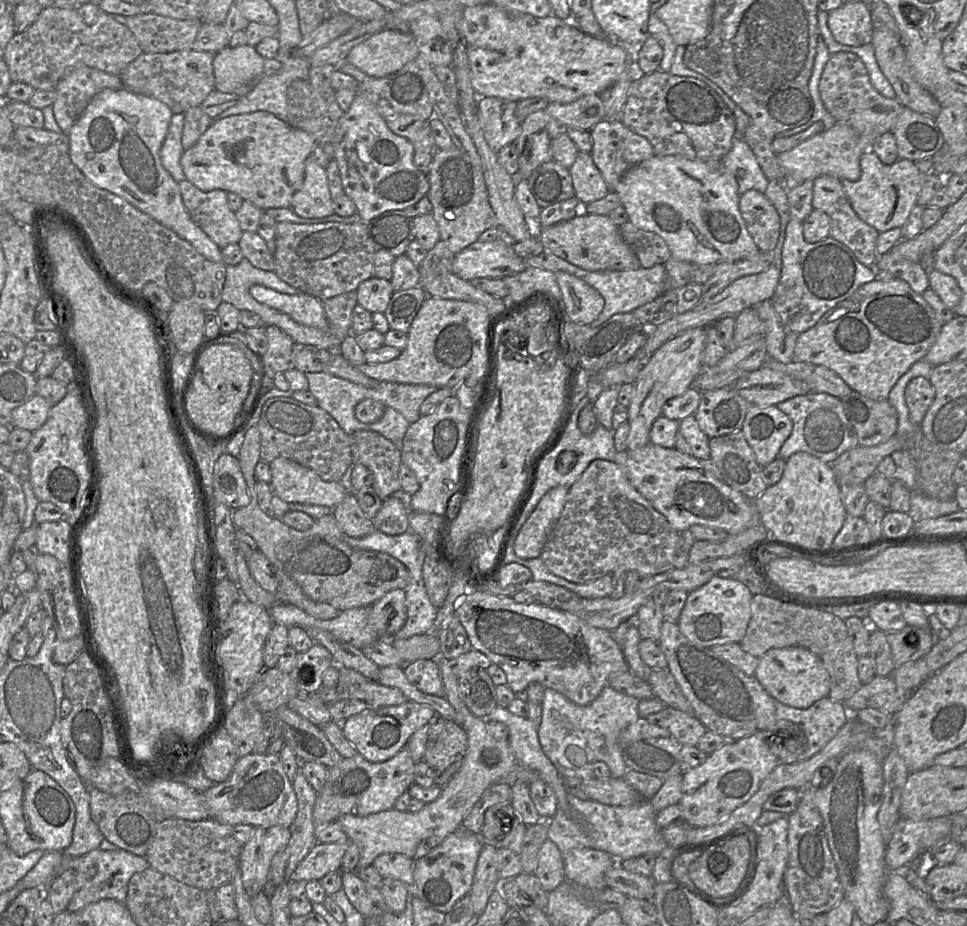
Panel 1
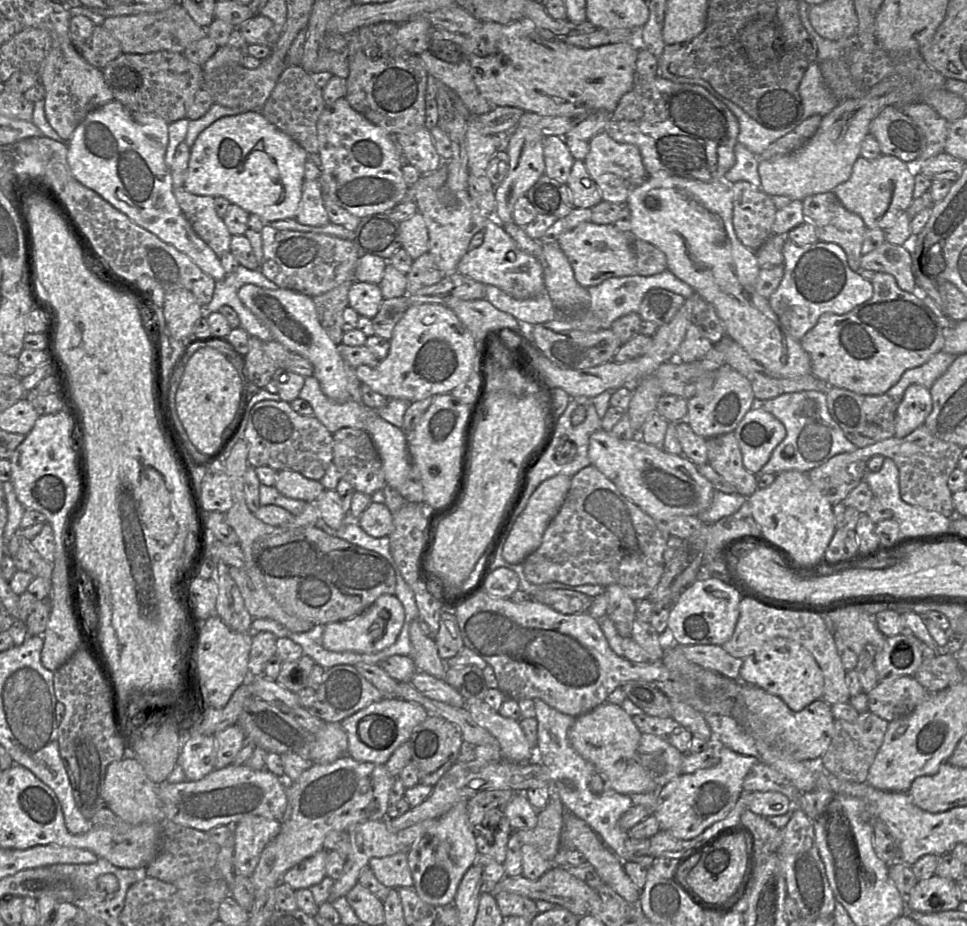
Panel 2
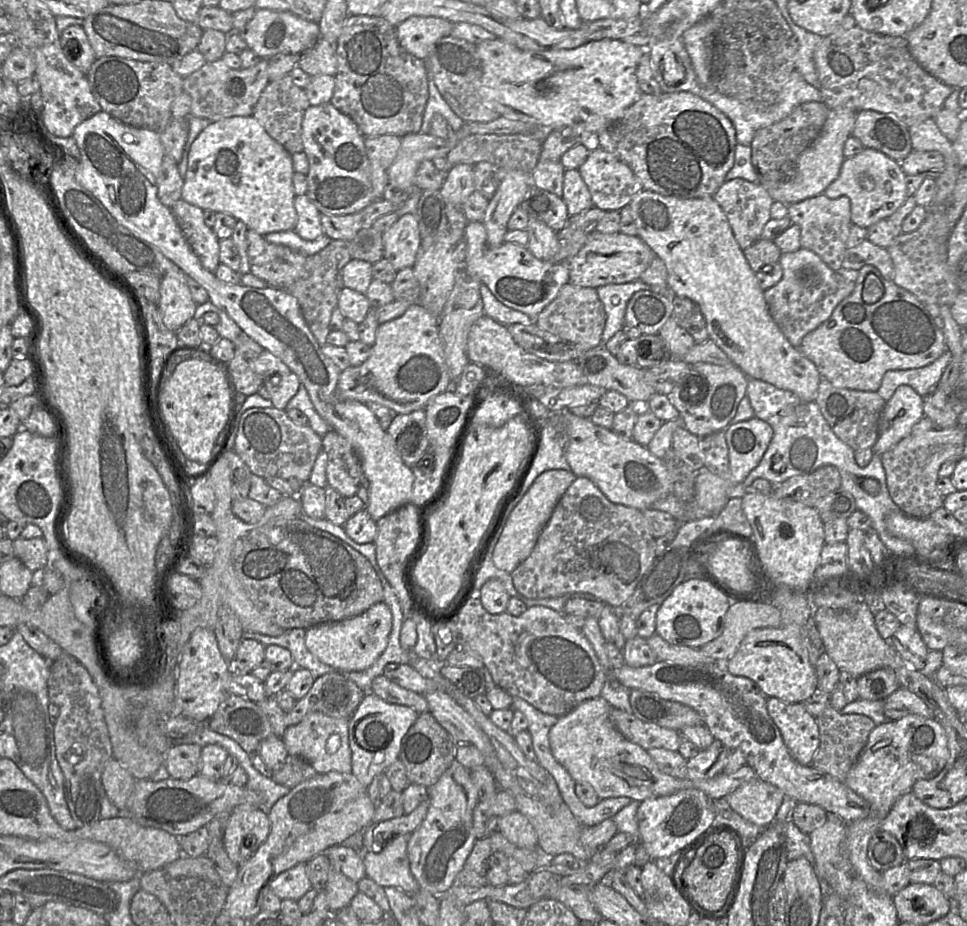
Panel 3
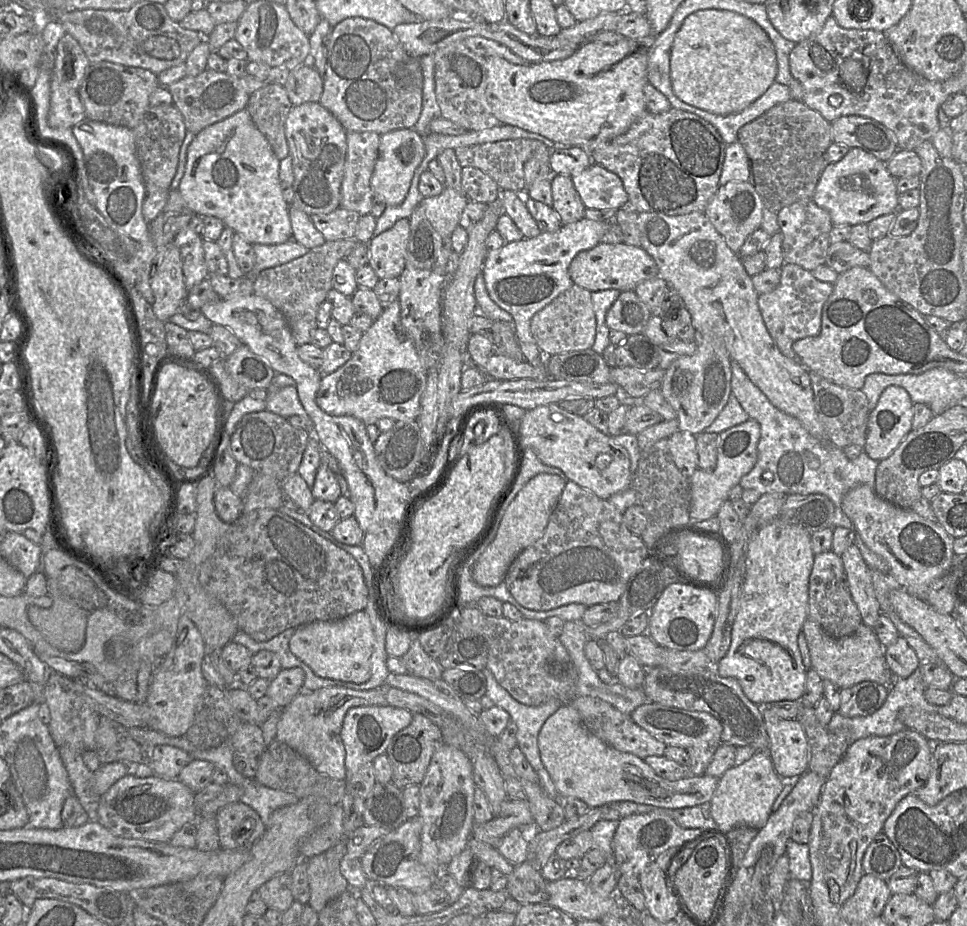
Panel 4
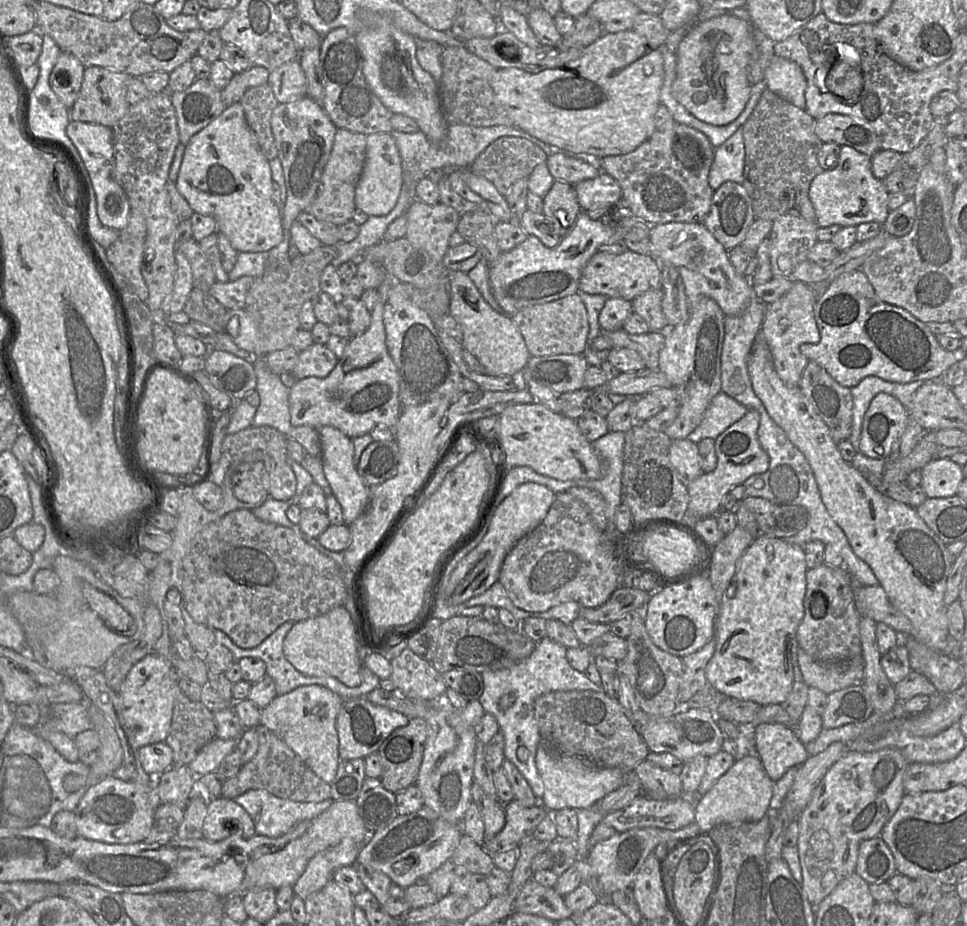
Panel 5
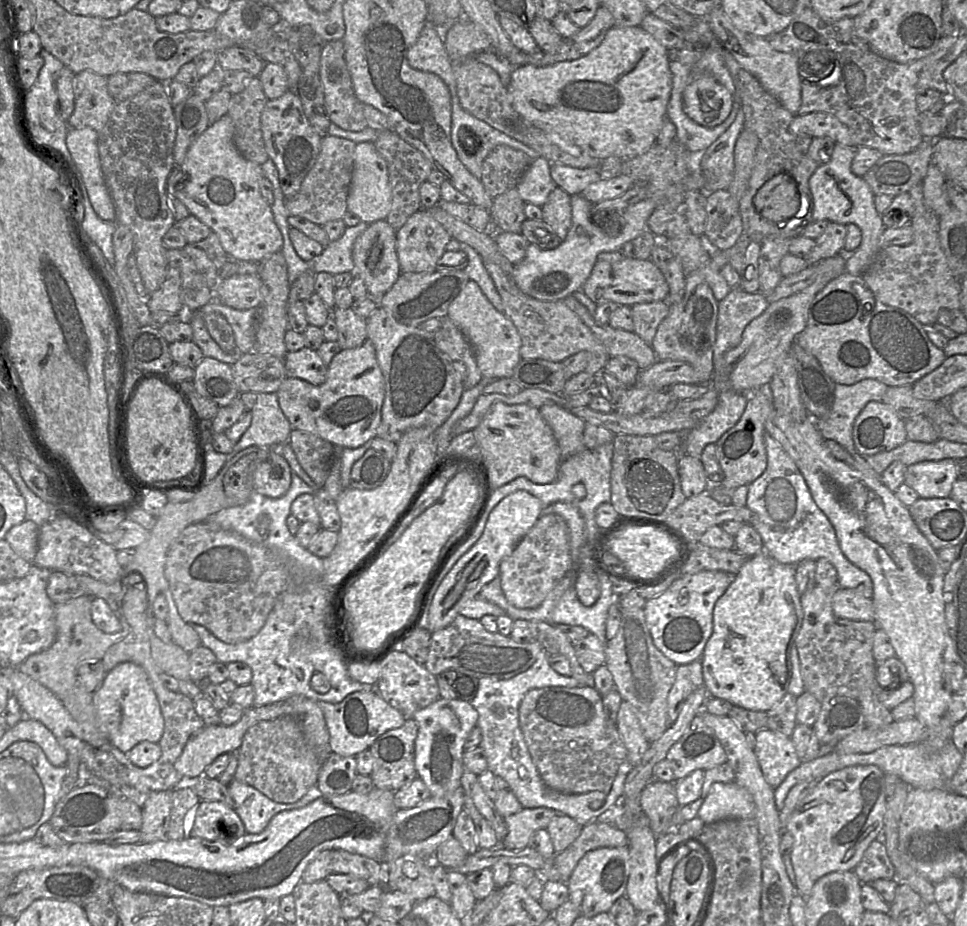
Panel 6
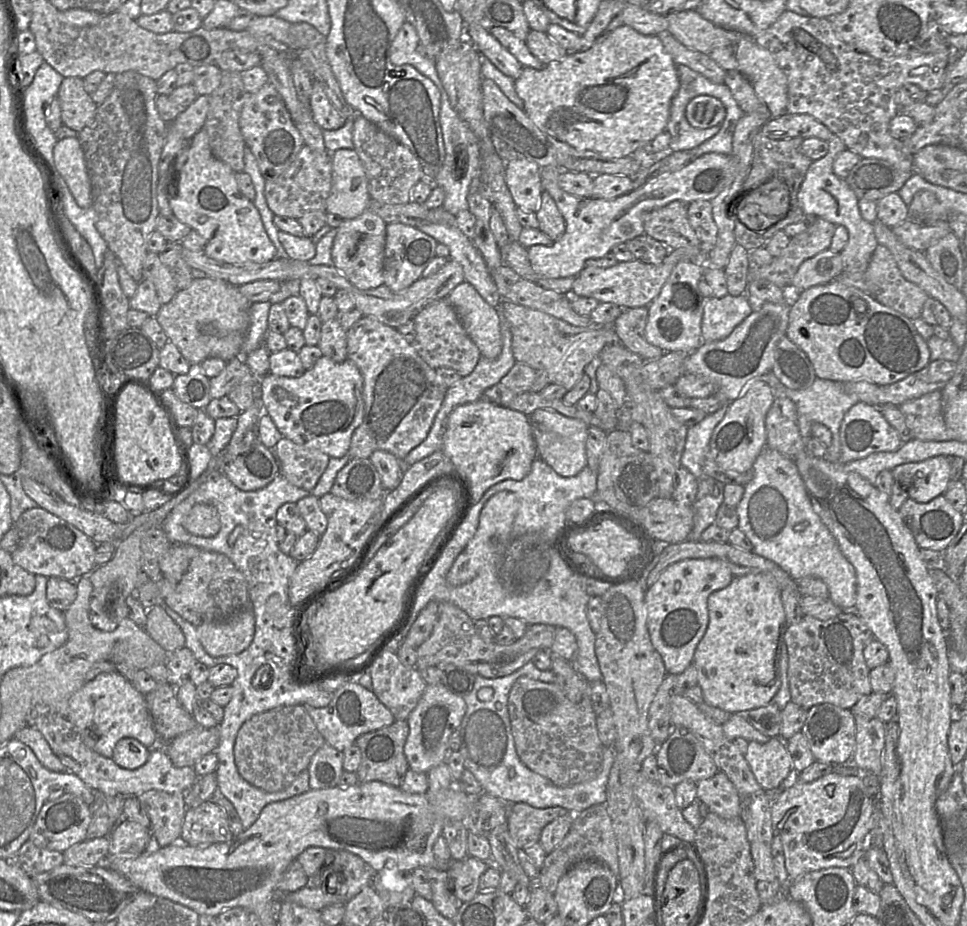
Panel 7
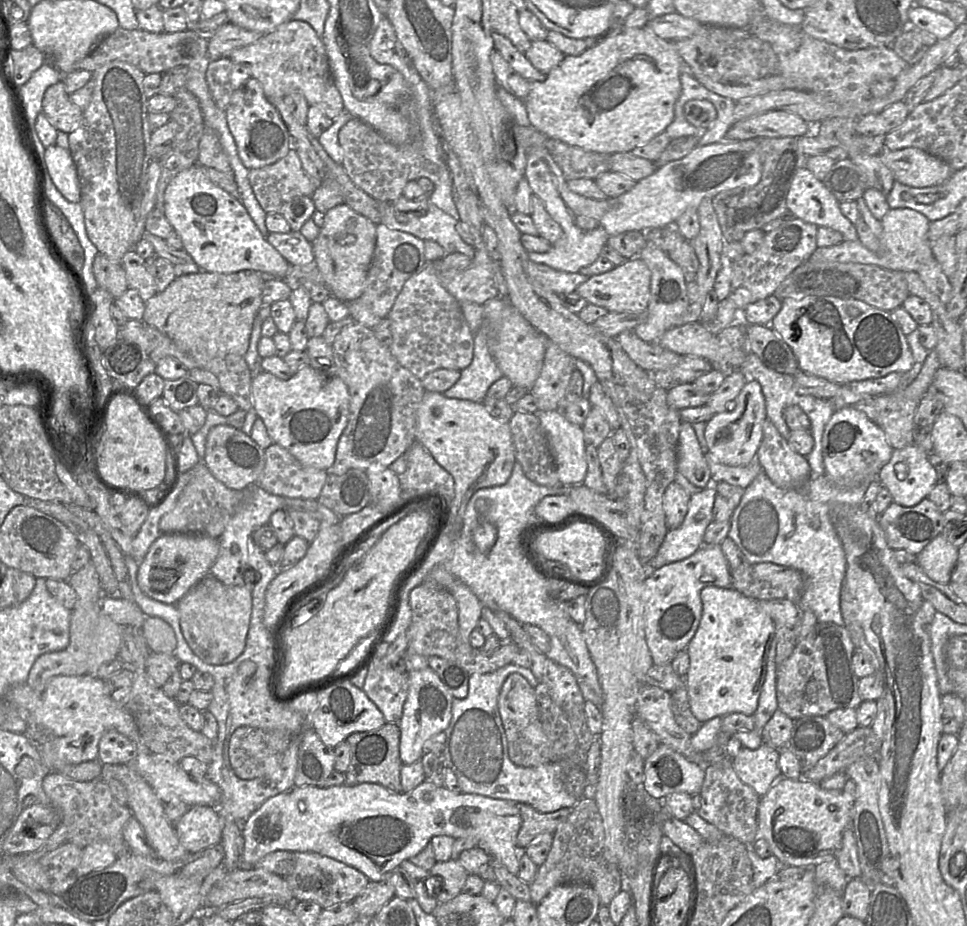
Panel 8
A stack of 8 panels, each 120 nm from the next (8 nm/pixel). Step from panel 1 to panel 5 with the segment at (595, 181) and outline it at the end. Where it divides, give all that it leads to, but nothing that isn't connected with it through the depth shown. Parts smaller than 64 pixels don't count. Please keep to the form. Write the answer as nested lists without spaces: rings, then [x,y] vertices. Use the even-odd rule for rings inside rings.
[[[561,180],[554,181],[543,197],[543,204],[543,214],[553,223],[562,238],[573,230],[583,211],[574,186]]]

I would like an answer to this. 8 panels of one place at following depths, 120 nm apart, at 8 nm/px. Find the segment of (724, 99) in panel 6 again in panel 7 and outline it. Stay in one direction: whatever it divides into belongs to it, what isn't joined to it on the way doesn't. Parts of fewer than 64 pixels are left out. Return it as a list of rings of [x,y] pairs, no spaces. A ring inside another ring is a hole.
[[[699,95],[692,98],[685,110],[689,124],[698,129],[706,129],[721,124],[725,118],[726,109],[717,98]]]

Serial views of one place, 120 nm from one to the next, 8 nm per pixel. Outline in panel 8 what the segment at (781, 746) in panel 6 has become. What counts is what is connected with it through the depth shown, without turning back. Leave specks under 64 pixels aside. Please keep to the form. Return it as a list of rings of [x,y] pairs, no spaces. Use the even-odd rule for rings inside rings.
[[[767,744],[756,749],[743,747],[732,759],[732,767],[738,778],[761,797],[780,778],[778,765],[780,750]]]

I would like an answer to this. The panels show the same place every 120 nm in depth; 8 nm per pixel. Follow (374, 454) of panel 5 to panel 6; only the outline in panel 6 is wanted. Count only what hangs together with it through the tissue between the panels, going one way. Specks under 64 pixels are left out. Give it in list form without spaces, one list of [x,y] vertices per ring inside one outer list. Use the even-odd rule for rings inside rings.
[[[370,447],[353,464],[349,486],[357,489],[373,489],[385,479],[390,466],[391,461]]]

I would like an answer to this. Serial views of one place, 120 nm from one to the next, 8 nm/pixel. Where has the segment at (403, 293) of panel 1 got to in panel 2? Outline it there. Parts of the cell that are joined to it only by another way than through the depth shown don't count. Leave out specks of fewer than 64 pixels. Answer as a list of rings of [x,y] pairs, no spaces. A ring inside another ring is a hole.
[[[407,294],[384,299],[377,314],[371,319],[373,334],[390,339],[397,322],[410,307]]]

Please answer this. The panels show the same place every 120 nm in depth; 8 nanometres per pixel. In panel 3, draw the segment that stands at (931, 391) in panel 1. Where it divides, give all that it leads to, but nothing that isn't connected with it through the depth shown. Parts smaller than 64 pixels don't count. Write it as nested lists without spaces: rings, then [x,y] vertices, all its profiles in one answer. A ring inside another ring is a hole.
[[[900,385],[895,390],[882,410],[878,438],[873,447],[870,448],[874,454],[882,455],[909,435],[912,427],[924,417],[924,400],[924,397],[908,385]]]

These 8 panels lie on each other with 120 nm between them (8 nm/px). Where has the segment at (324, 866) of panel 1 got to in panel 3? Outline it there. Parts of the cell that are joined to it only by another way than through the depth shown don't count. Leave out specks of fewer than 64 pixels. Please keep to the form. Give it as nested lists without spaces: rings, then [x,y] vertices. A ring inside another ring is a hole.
[[[299,863],[281,872],[268,887],[281,900],[299,900],[311,889],[311,883],[306,874],[306,864]]]

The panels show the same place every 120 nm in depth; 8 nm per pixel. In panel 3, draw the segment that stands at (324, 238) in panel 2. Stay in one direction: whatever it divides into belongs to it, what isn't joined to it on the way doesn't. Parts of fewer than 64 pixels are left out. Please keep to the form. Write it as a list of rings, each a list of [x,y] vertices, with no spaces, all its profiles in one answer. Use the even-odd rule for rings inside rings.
[[[252,229],[247,231],[246,238],[250,272],[266,281],[271,287],[288,288],[295,281],[305,276],[305,264],[308,256],[286,246],[269,243],[262,235]]]

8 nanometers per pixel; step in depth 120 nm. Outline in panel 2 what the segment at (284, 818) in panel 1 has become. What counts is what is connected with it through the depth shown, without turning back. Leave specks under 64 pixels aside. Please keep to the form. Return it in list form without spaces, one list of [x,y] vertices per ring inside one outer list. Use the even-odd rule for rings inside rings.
[[[230,764],[214,770],[201,780],[180,783],[162,782],[157,794],[166,821],[207,832],[218,826],[234,826],[249,816],[264,816],[281,820],[286,806],[286,788],[267,769],[253,770],[246,765]]]

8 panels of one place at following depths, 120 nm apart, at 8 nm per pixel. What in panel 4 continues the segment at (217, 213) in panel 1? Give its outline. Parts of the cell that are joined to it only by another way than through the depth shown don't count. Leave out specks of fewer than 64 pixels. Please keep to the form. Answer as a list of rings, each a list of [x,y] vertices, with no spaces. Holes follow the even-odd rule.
[[[189,227],[180,230],[174,239],[182,258],[182,269],[187,291],[204,279],[208,271],[204,258],[203,237]]]

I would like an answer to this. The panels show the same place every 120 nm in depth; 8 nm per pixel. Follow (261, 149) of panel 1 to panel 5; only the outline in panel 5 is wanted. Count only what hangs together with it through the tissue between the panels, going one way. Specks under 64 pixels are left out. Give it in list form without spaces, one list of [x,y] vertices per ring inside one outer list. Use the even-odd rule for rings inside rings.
[[[240,101],[227,107],[192,136],[186,145],[175,186],[195,213],[210,216],[216,221],[217,230],[225,234],[239,253],[265,252],[282,242],[282,216],[272,199],[273,179],[269,160],[263,155],[254,132],[248,126]]]

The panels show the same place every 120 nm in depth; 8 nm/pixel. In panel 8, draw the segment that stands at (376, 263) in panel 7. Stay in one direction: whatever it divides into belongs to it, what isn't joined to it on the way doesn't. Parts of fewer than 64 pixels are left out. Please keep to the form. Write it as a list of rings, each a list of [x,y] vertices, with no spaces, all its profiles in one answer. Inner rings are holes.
[[[346,204],[337,205],[324,214],[324,224],[312,241],[314,261],[331,295],[346,303],[359,298],[365,289],[376,246],[377,225]]]

